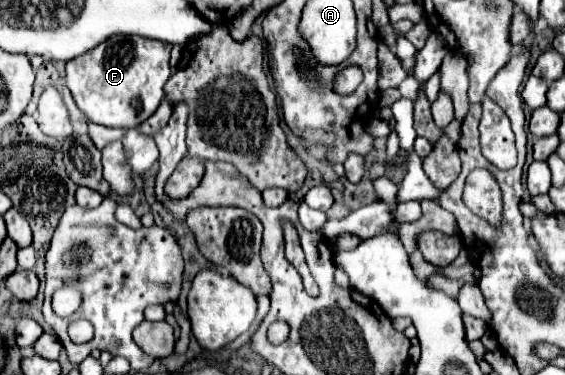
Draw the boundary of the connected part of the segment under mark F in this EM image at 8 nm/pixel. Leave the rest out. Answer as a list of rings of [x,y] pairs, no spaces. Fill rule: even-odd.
[[[115,35],[79,59],[67,61],[67,87],[89,121],[121,129],[139,127],[165,97],[163,87],[171,77],[169,53],[167,43],[139,35]]]

